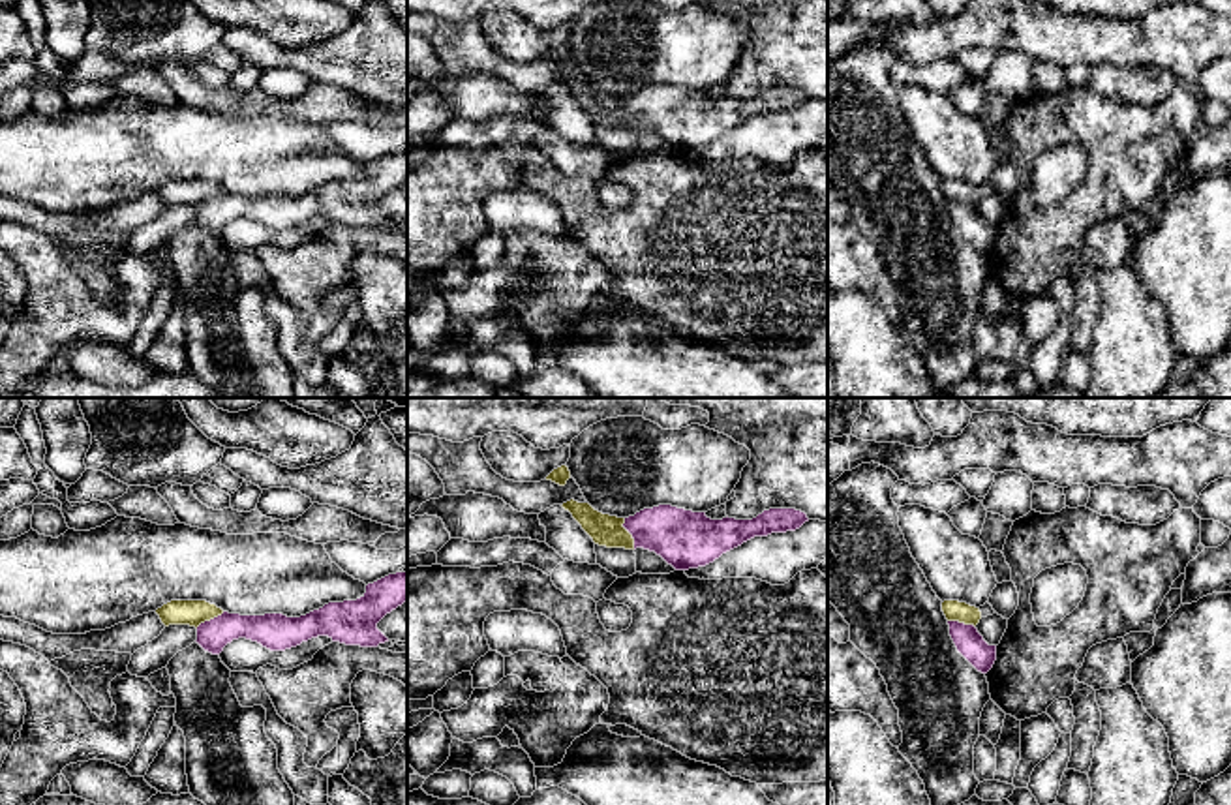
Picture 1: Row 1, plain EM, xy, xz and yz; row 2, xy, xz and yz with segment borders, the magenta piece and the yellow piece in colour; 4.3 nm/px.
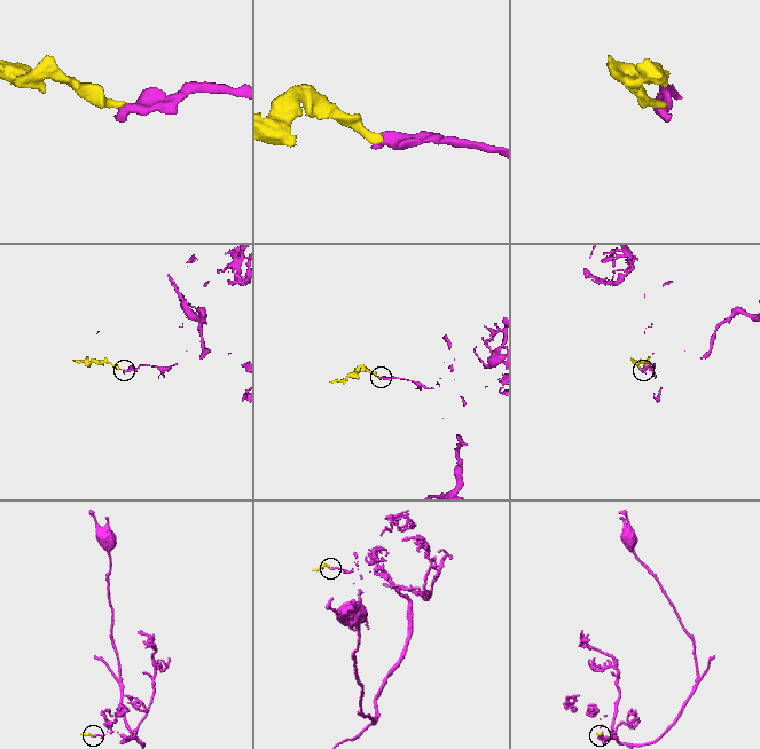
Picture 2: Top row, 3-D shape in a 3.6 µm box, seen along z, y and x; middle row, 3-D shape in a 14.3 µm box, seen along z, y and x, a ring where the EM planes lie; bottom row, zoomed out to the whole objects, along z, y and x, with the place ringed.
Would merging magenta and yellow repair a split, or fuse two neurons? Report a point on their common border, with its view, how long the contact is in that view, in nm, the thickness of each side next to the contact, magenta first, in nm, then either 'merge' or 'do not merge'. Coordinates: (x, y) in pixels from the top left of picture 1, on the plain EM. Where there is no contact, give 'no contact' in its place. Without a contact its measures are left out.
xz (629, 111) | 140 nm | 240/140 nm | do not merge

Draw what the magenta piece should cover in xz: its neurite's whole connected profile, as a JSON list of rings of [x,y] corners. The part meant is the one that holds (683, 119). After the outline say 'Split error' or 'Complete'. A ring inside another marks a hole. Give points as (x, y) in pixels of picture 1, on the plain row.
[[[672,84],[644,88],[625,98],[623,107],[634,118],[634,129],[644,128],[661,135],[676,150],[698,148],[754,116],[786,113],[809,101],[796,88],[769,88],[752,99],[711,99]]]. Complete

